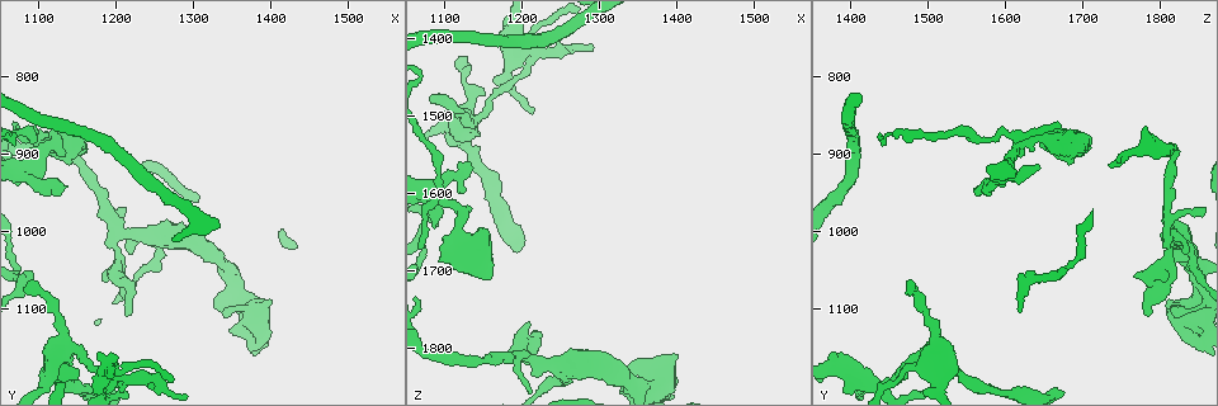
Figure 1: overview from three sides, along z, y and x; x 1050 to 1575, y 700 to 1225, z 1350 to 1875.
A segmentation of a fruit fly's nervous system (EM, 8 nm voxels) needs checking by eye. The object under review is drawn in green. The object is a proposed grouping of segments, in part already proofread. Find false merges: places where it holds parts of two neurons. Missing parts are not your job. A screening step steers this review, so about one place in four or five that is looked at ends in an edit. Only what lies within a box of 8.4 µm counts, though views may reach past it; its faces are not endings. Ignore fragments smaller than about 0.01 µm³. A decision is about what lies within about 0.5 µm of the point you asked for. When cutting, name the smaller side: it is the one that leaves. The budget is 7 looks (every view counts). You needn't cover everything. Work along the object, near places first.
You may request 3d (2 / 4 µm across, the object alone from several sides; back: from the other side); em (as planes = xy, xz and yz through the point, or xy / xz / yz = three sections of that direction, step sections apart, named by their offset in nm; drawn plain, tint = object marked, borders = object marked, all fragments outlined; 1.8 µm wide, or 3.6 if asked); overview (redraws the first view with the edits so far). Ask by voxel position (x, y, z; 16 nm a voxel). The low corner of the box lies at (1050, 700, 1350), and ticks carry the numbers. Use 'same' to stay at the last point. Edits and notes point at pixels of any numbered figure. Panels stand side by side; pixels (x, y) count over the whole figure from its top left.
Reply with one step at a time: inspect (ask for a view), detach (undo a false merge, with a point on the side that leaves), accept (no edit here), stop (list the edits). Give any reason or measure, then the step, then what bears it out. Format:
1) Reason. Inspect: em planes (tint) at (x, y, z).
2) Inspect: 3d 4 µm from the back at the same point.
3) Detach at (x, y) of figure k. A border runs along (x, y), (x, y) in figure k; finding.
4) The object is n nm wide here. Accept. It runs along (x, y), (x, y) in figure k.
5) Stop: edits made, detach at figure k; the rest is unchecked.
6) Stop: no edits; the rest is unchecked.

Four-way junction. Inspect: em xy step 4 (tint) at (1090, 900, 1605).

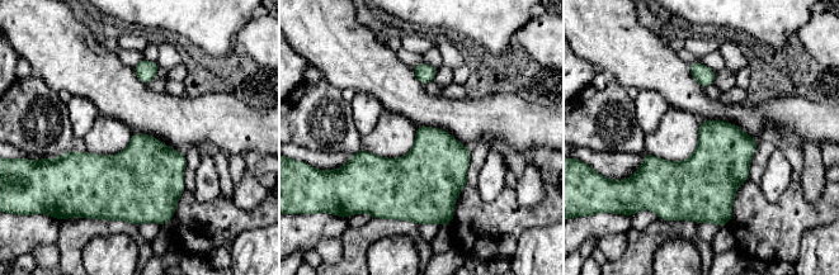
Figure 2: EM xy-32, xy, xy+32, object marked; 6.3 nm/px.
Accept. One neuron here.

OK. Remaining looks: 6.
Looks like a crossing. Inspect: em yz step 8 (tint) at (1125, 1170, 1500).

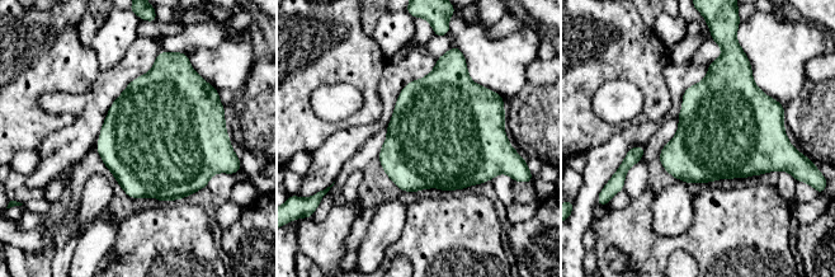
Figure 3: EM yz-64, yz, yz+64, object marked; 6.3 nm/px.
Cut it another way. Inspect: em planes (tint) at the same point.

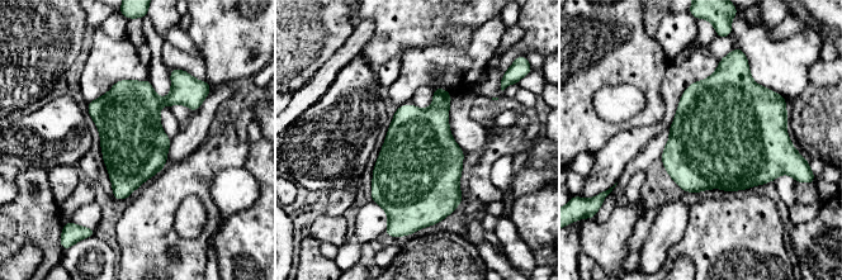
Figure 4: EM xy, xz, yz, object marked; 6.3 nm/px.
The object is 420 nm wide here. Accept. All the same neuron.

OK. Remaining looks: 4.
Abrupt turn. Inspect: em xy step 8 (tint) at (1190, 1190, 1415).

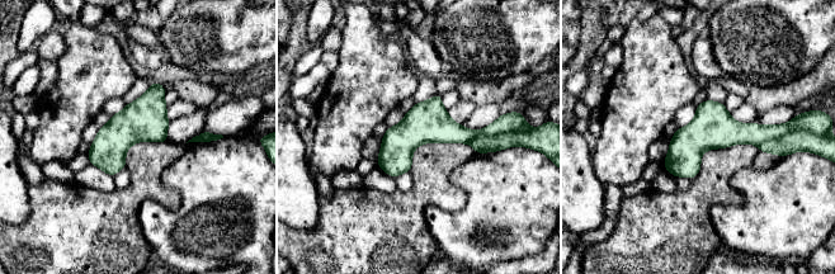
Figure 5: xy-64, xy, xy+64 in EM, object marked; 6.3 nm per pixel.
Inspect: em planes (tint) at the same point.

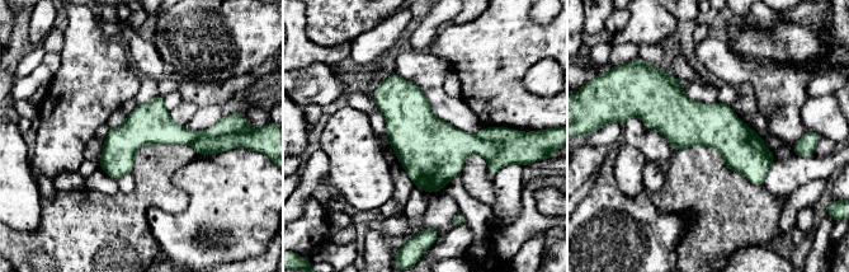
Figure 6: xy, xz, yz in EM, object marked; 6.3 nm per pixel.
The object is 260 nm wide here. Detach at (452, 145) of figure 6. The part that leaves runs along (638, 112), (708, 125), (760, 182) in figure 6; a second neuron is stuck on.

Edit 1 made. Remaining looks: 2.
Stop: edits made, detach at figure 6; the rest is unchecked.

